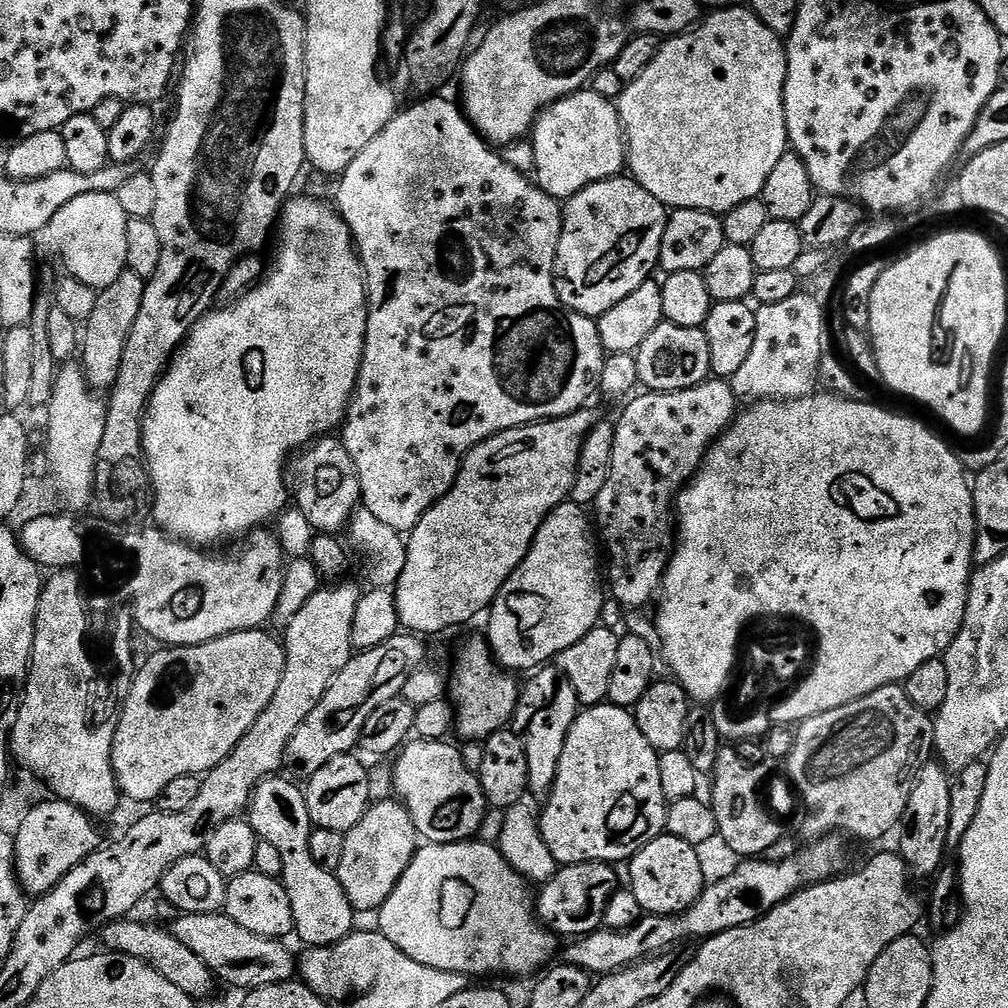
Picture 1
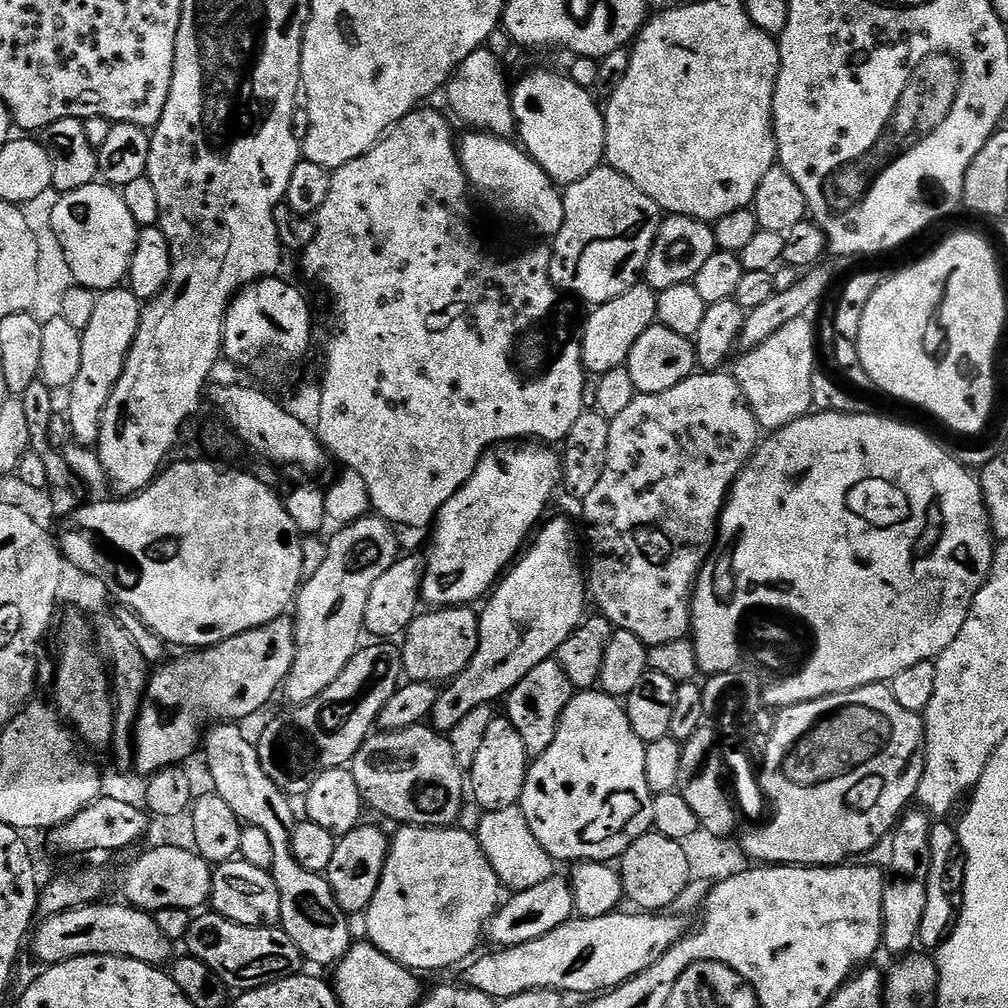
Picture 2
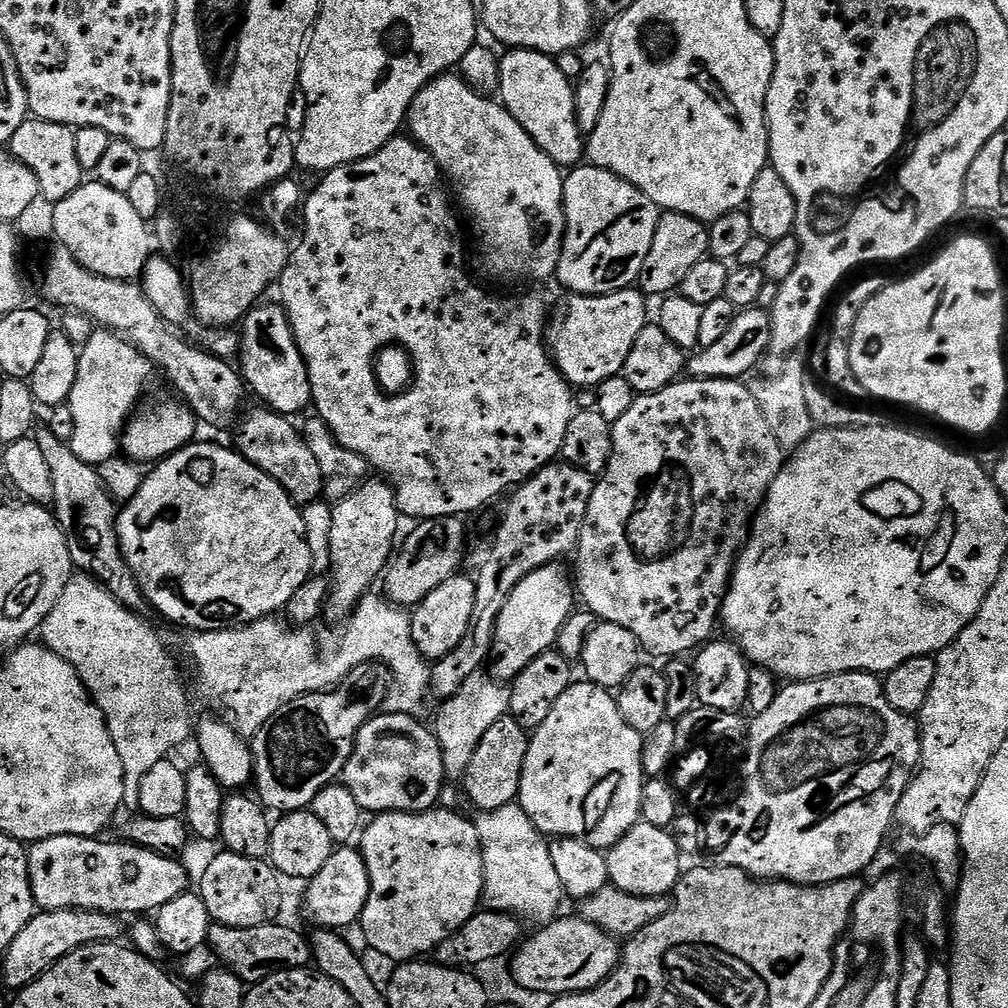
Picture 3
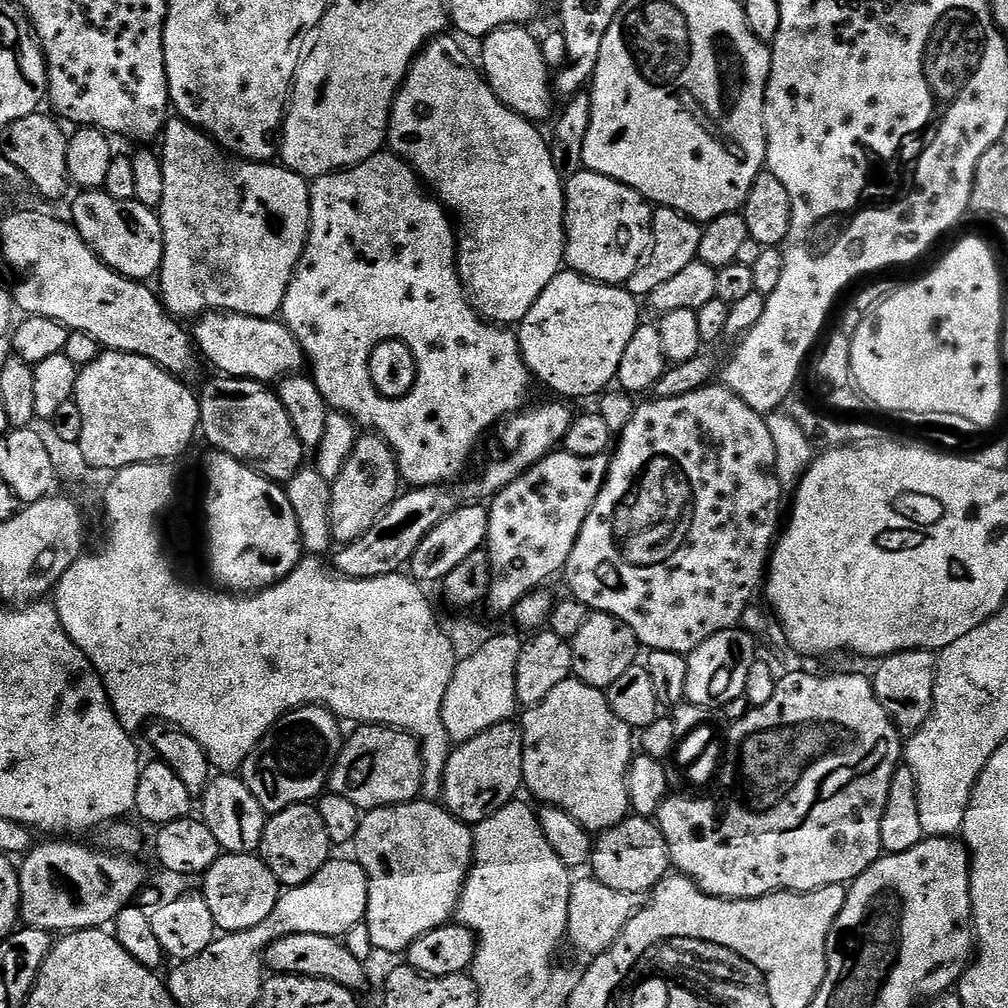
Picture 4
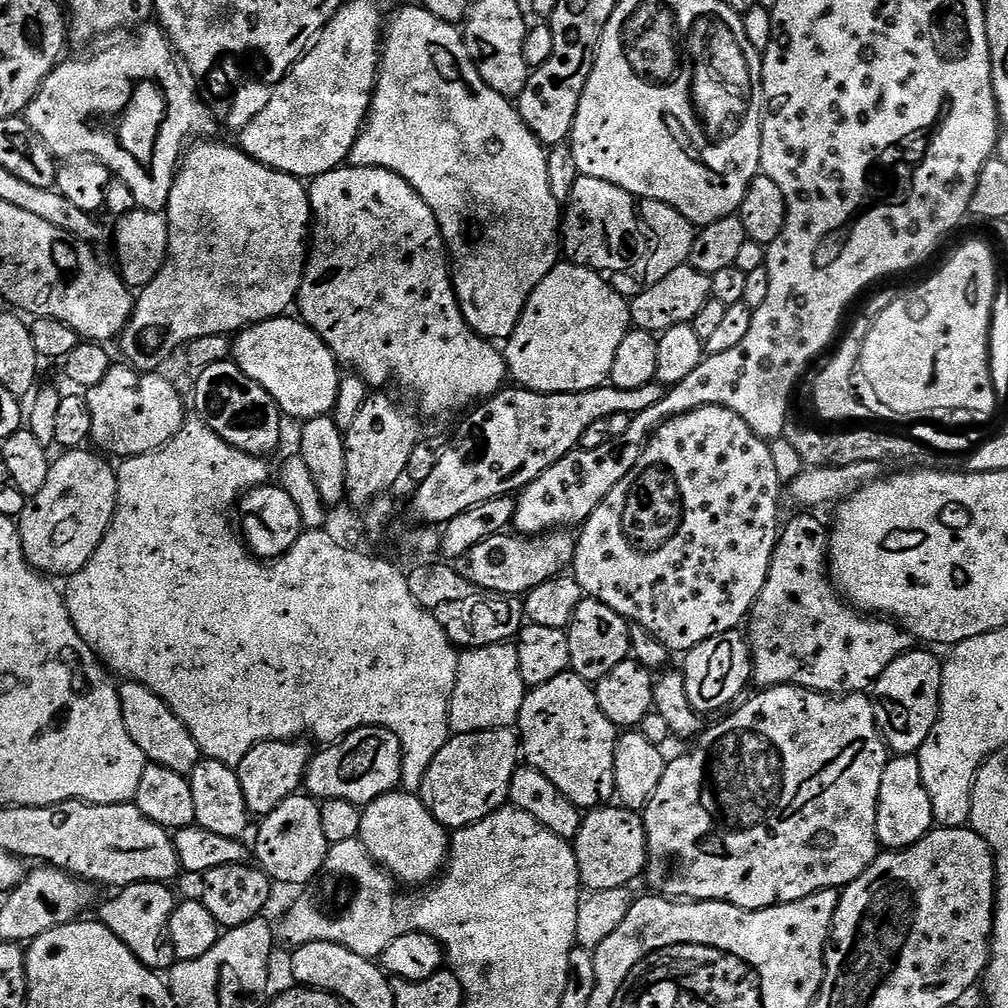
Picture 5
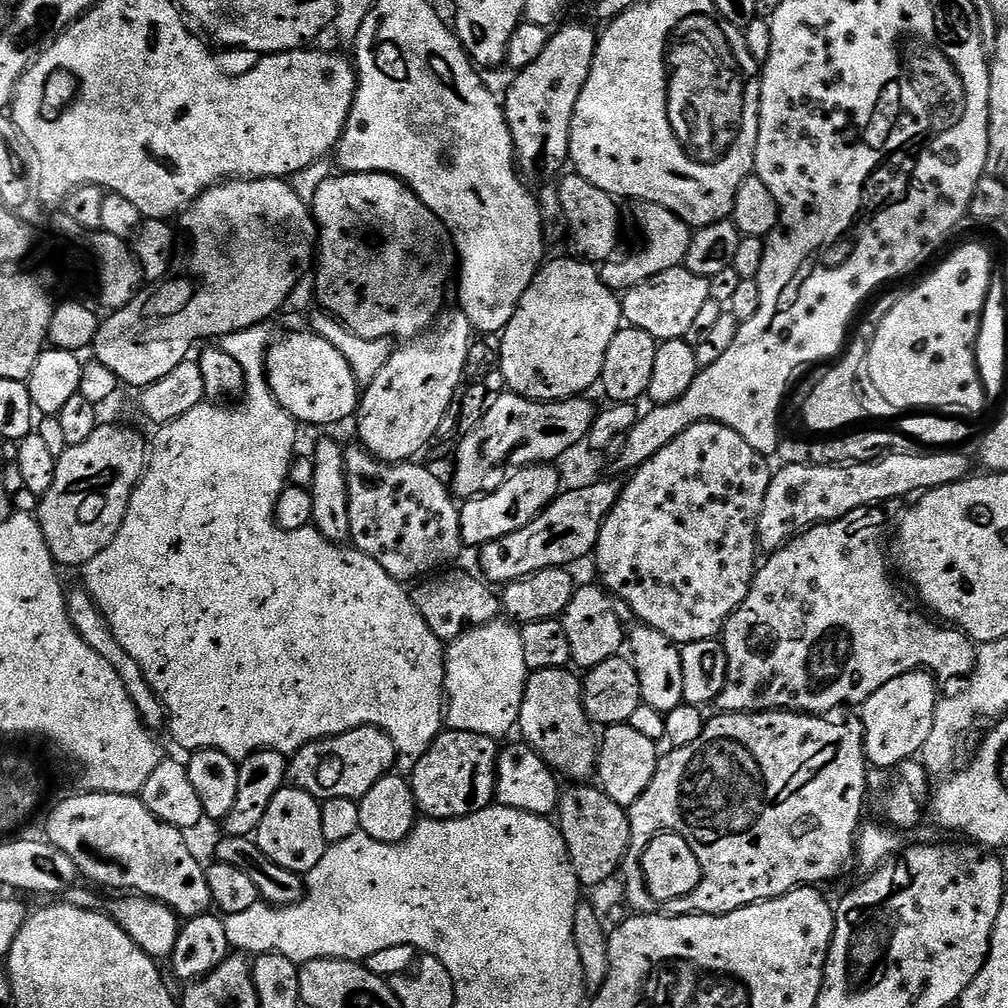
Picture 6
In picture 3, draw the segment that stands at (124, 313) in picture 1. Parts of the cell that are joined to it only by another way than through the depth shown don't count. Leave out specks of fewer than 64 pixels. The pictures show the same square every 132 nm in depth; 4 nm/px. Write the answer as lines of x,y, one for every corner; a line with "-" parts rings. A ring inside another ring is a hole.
107,330
93,331
79,354
78,378
74,378
74,390
70,390
67,402
70,414
74,414
74,438
70,443
82,462
98,466
121,451
124,425
137,411
154,365
123,336

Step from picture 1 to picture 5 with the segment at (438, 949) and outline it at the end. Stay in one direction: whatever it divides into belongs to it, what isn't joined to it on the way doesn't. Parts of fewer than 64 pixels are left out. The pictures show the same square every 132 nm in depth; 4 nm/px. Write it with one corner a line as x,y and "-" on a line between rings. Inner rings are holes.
387,792
374,802
363,805
358,839
364,847
364,853
385,872
395,877
401,885
424,886
435,881
441,875
450,855
449,829
442,827
434,814
426,810
415,792

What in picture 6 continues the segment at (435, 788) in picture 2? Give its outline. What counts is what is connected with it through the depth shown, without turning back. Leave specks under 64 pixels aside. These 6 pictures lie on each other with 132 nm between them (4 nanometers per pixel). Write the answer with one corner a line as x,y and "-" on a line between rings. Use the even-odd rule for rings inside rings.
355,728
341,736
329,736
291,753
288,775
291,787
301,788
323,802
330,798
350,798
359,802
383,776
397,767
396,744
377,728

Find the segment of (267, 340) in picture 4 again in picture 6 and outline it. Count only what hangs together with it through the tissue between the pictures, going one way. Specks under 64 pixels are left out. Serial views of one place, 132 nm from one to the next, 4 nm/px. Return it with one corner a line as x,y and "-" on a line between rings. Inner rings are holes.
292,332
285,340
280,340
271,345
266,352
266,371
268,385
276,401
291,414
293,420
304,424
340,424
343,420
351,421
360,406
362,395
361,385
357,384
350,365
326,338
316,332

